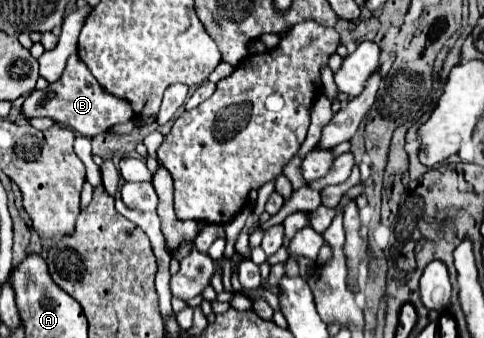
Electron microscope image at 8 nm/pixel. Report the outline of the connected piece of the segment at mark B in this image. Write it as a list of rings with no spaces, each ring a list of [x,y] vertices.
[[[71,55],[67,59],[67,67],[59,81],[51,83],[45,91],[33,91],[27,101],[23,103],[25,117],[49,117],[55,123],[61,123],[85,137],[93,137],[99,133],[107,133],[117,123],[131,121],[131,109],[123,99],[115,99],[113,95],[107,95],[103,87],[95,83],[95,77],[79,63],[77,55]]]

